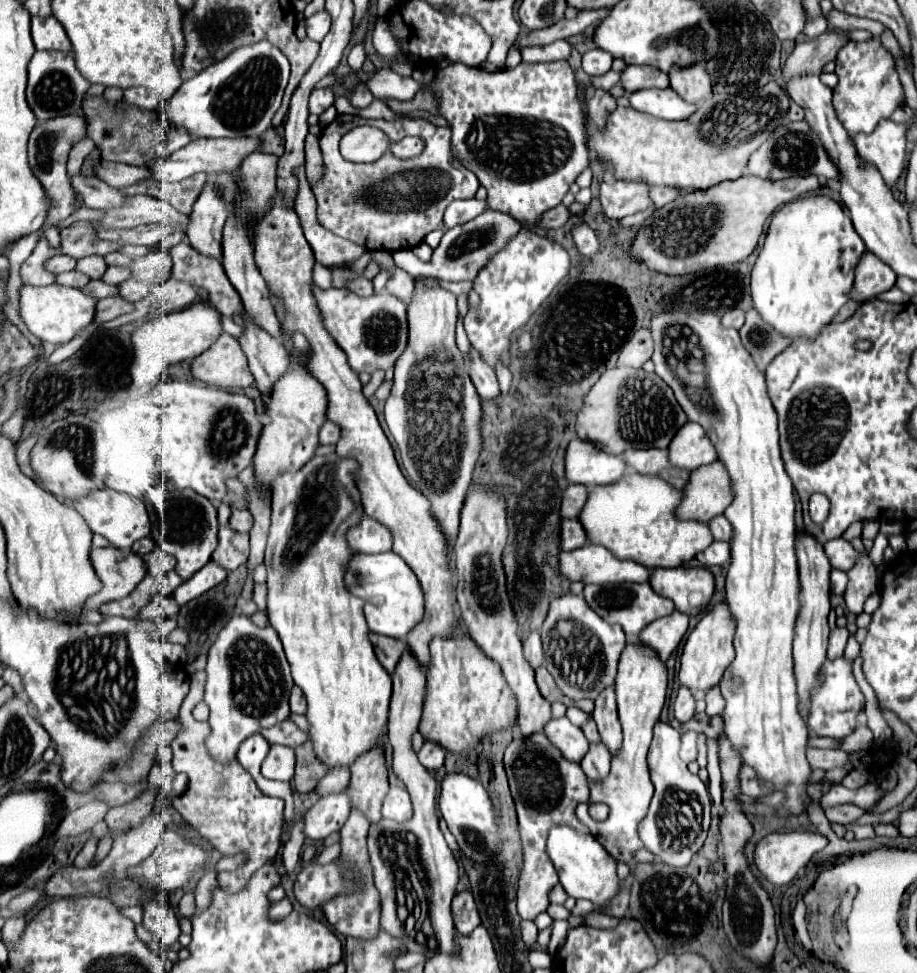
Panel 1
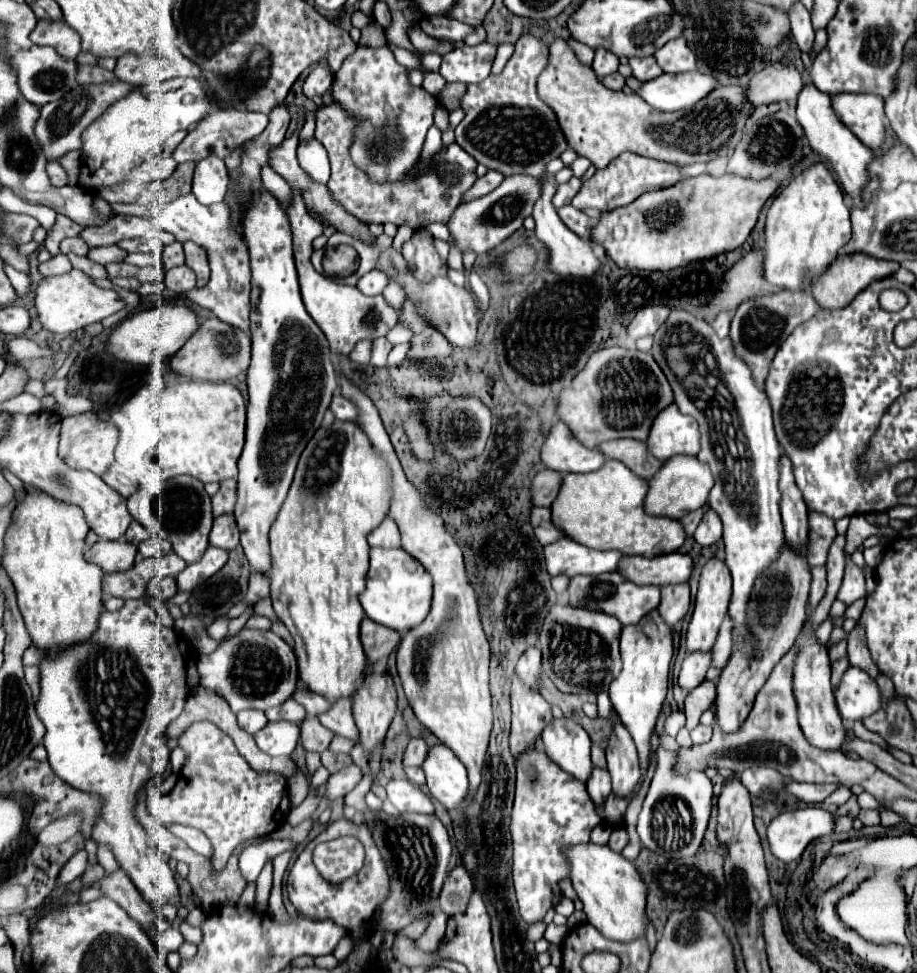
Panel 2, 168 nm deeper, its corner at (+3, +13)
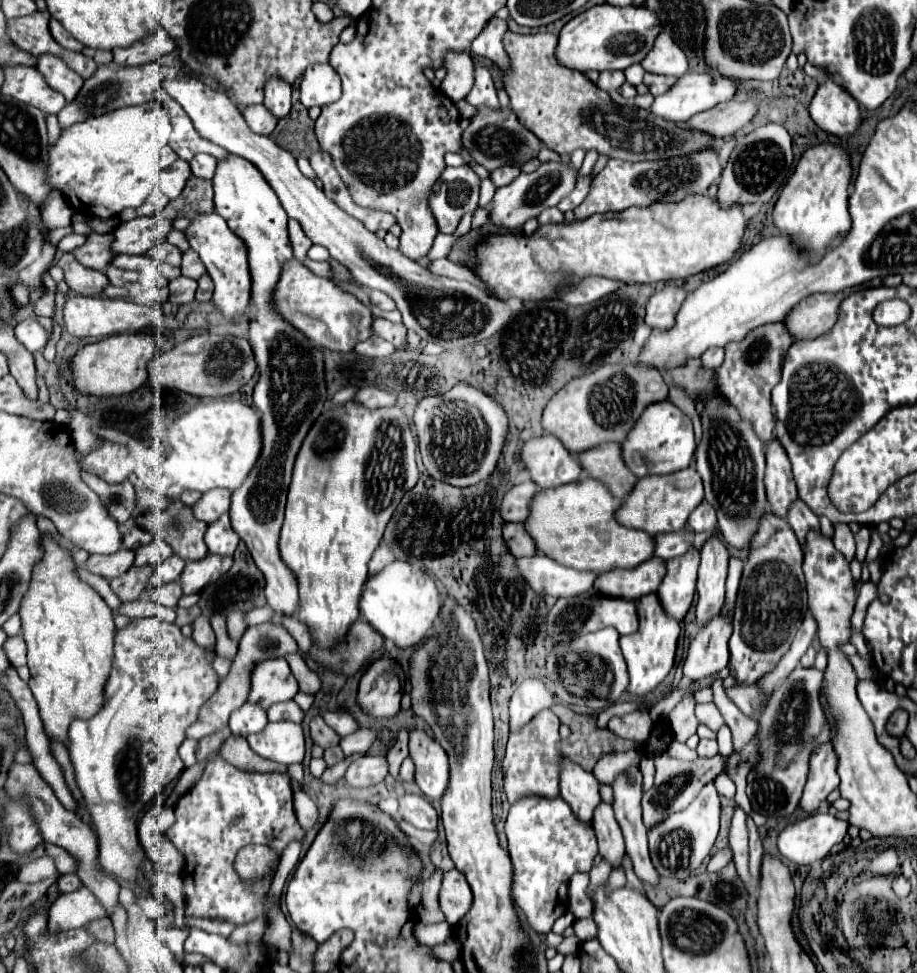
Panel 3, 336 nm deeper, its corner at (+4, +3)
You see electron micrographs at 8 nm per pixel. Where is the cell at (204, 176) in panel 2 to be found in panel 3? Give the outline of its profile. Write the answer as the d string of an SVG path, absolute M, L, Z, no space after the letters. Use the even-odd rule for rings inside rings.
M203 153L195 155L195 159L191 159L189 165L191 165L191 171L193 171L195 177L209 179L209 181L213 179L215 169L217 169L217 161L215 161L215 157L211 157L211 155L203 155Z

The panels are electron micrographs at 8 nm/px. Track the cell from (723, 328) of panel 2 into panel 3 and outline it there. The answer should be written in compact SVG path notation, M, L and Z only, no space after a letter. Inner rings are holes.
M711 347L703 353L703 365L707 365L709 369L717 369L721 363L723 363L723 349L719 347Z

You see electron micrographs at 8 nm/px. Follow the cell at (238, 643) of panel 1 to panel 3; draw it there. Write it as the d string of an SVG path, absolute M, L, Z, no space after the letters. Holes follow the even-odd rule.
M283 657L263 659L251 669L251 691L247 703L269 709L275 703L291 701L297 691L297 681Z

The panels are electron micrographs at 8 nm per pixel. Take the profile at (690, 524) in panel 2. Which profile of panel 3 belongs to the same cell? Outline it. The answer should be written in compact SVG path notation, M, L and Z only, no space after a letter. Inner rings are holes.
M683 529L677 533L663 533L663 535L655 537L655 543L657 543L655 555L663 557L667 561L667 559L679 557L679 555L685 555L691 547L701 549L701 545L707 539L709 539L709 533L695 533L691 529Z

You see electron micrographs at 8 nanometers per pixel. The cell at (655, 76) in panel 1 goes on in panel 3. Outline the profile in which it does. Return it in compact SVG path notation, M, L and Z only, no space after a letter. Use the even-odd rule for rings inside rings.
M645 73L643 83L649 87L651 95L659 95L665 93L667 89L671 89L671 85L675 85L675 77L665 77L665 75L655 75L655 73Z

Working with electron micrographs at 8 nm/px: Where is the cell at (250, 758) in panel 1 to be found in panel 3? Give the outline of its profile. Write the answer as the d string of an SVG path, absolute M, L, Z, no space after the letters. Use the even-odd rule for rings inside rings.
M243 705L229 719L231 733L239 737L259 733L261 729L265 729L265 725L267 725L267 715L263 709L259 709L259 705Z

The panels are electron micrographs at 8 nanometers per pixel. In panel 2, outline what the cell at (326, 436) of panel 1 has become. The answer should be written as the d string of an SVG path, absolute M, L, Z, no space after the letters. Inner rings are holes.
M334 393L330 407L332 407L332 411L334 411L334 415L338 419L346 419L346 421L356 421L358 413L360 413L358 407L356 407L356 403L350 403L350 399L346 399L340 393Z

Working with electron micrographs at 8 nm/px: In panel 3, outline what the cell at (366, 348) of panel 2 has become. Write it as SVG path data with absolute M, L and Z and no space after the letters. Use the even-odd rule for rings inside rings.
M377 335L369 337L367 341L363 343L357 343L355 345L355 353L361 355L361 357L367 357L367 359L381 359L381 357L389 357L393 353L393 345Z

